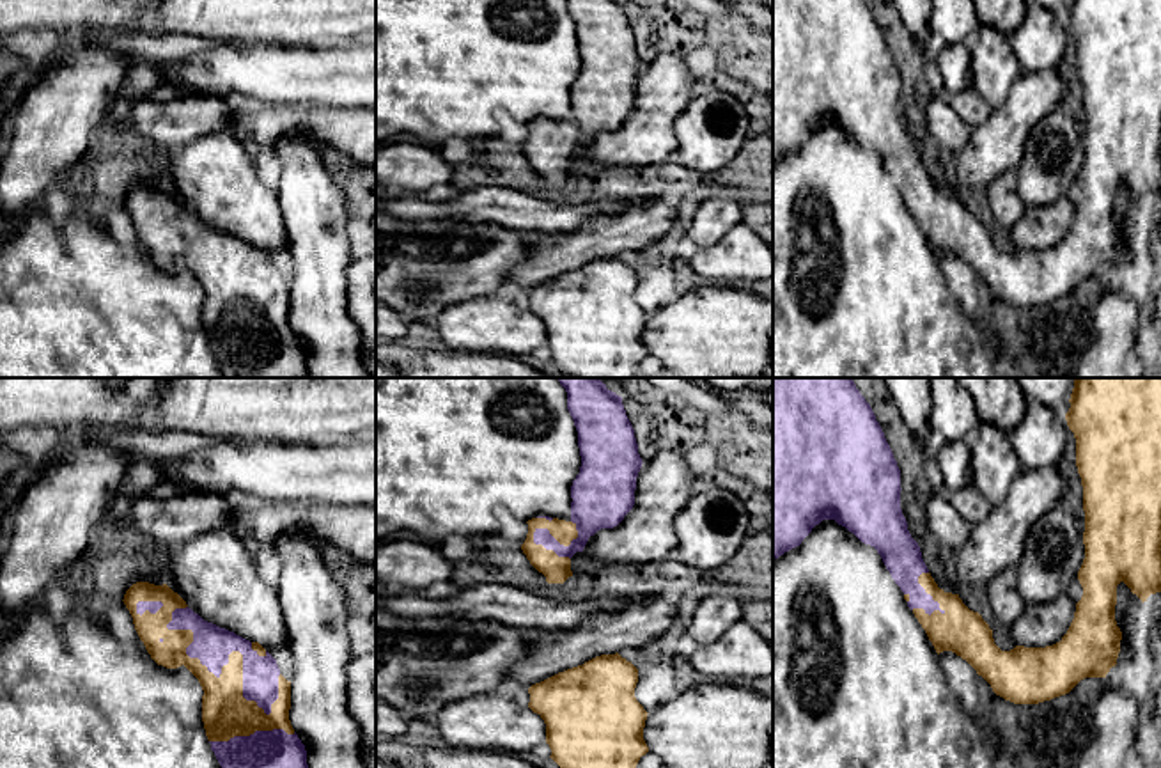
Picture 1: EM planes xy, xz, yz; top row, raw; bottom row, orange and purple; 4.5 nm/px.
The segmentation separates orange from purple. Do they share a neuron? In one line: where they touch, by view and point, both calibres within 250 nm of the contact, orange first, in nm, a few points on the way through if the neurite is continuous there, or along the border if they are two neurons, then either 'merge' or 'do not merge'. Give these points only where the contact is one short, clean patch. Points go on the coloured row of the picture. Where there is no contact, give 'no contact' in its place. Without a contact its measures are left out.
meets orange in xy at (220, 674); 220 nm thick on the orange side, 180 nm on the other; merge

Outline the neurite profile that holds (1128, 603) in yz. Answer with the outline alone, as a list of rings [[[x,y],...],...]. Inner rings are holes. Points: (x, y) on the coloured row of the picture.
[[[1120,582],[1117,585],[1117,605],[1115,605],[1115,621],[1122,631],[1117,665],[1127,662],[1133,654],[1133,639],[1136,633],[1136,610],[1140,605],[1142,600],[1136,594],[1133,594],[1124,582]]]

